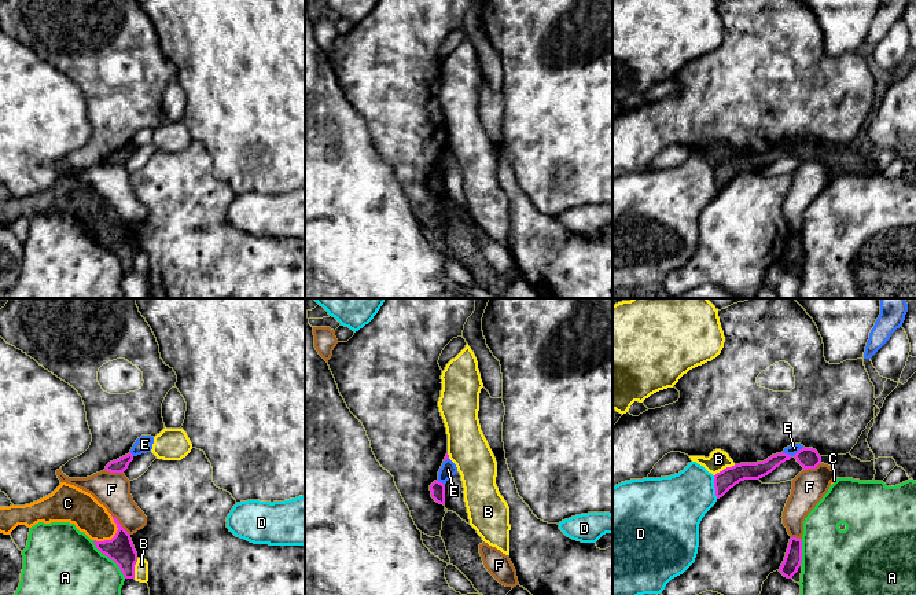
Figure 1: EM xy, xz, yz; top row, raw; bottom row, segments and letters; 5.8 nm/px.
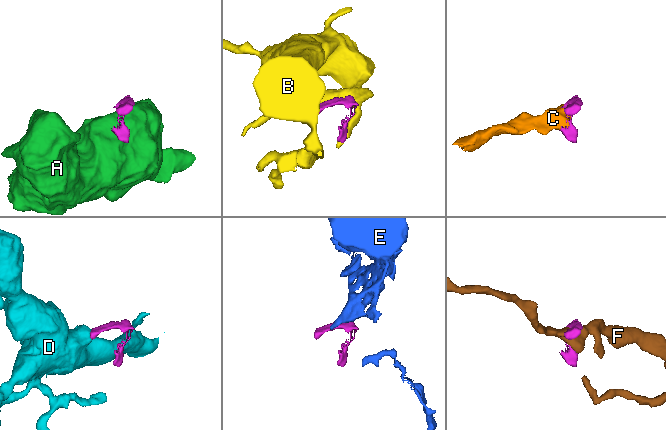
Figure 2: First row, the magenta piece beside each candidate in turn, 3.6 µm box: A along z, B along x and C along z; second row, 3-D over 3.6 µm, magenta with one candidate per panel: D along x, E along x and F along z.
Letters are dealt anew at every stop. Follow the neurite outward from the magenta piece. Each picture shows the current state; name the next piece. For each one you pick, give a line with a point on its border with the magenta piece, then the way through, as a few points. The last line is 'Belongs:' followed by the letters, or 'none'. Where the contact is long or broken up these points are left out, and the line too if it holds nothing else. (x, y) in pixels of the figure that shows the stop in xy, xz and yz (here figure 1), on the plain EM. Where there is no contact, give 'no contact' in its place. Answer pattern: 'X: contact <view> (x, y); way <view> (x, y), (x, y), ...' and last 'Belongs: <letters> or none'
C: contact xy (116, 227)
Belongs: C

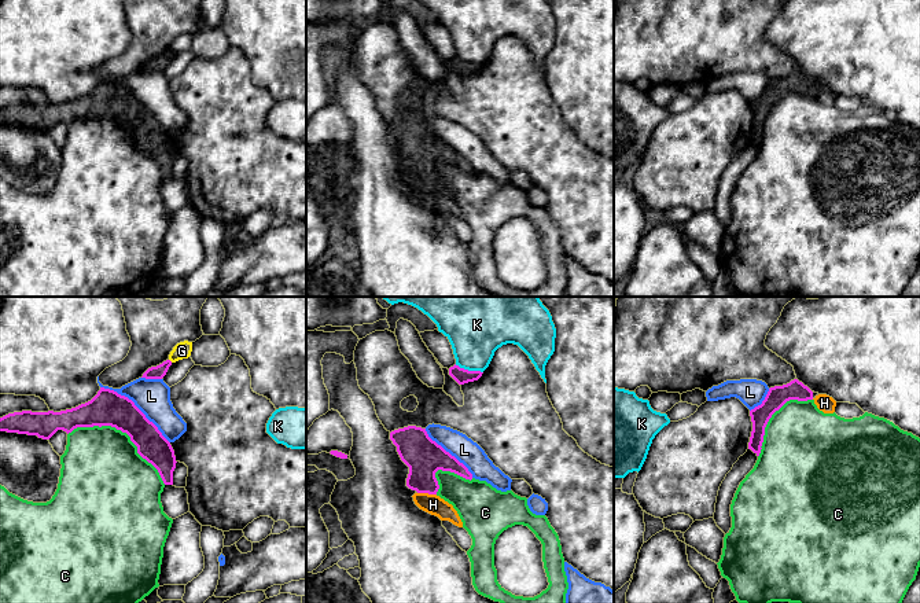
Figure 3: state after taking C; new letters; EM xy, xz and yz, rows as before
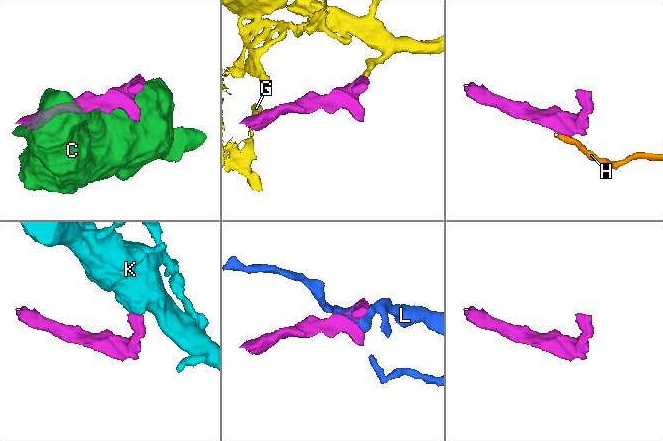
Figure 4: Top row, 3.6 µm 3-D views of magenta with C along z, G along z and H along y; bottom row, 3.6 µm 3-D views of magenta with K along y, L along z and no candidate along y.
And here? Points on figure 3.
Belongs: none

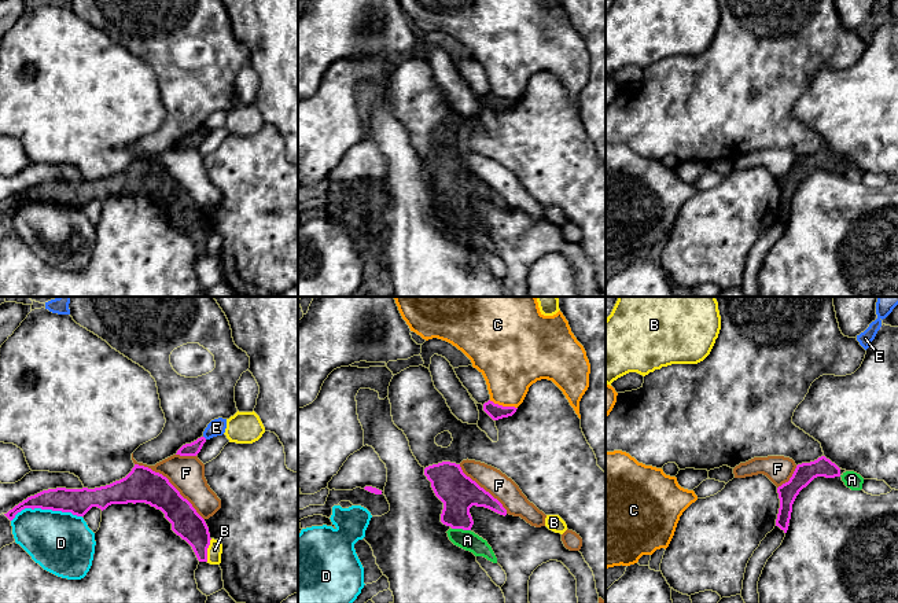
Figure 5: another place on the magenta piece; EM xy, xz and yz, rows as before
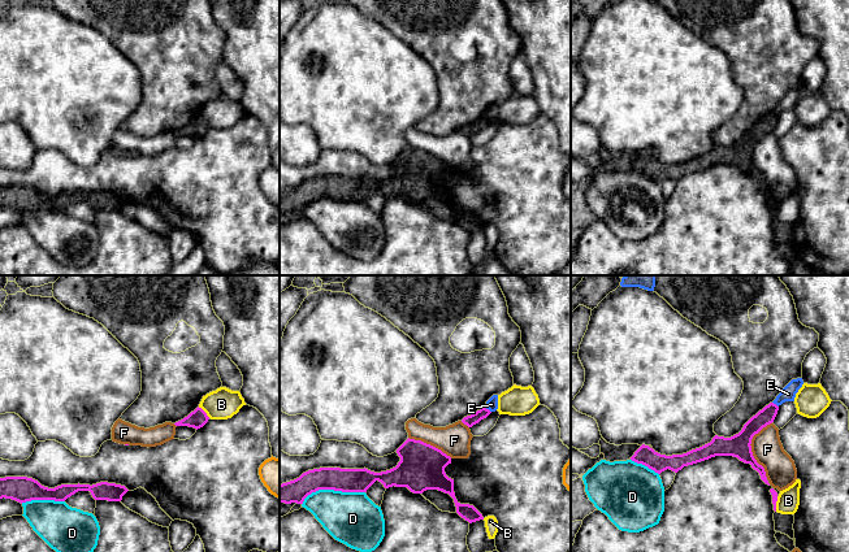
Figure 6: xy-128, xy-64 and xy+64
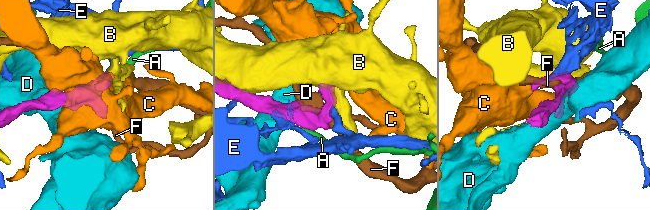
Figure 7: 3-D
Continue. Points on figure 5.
Belongs: none

